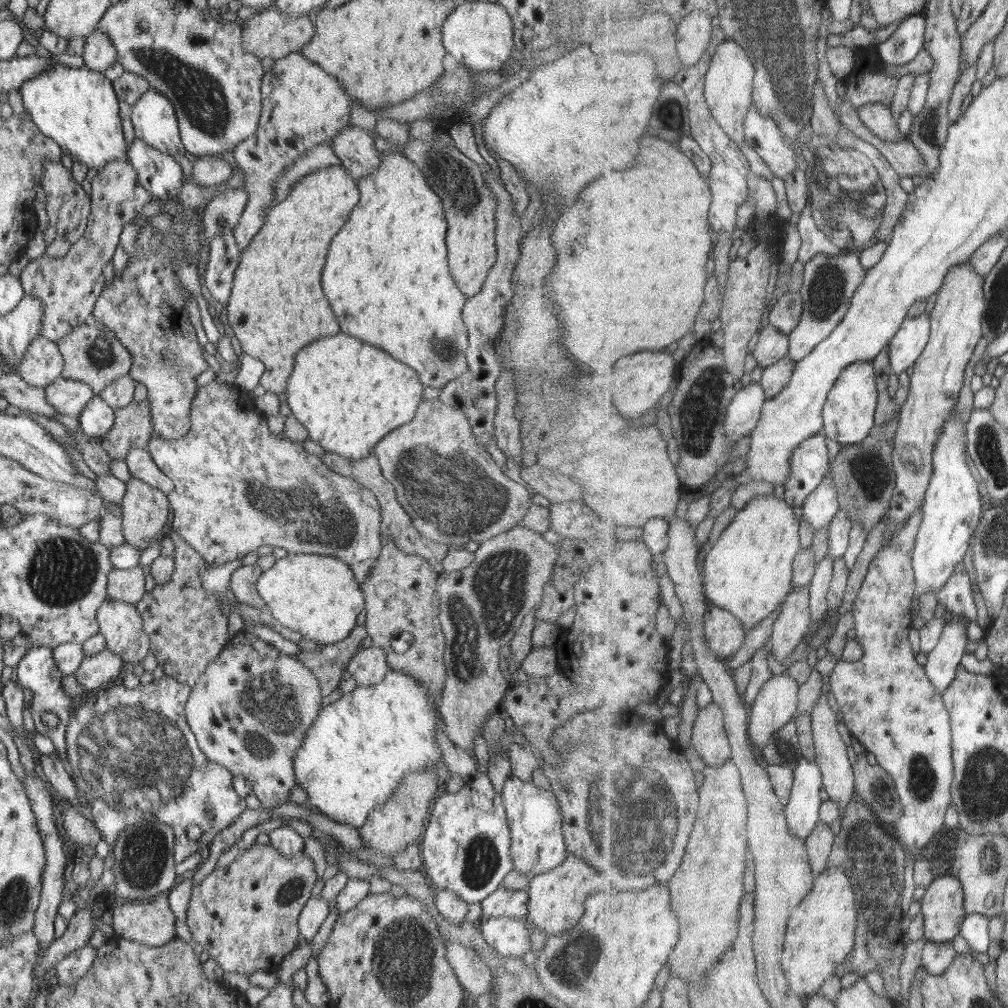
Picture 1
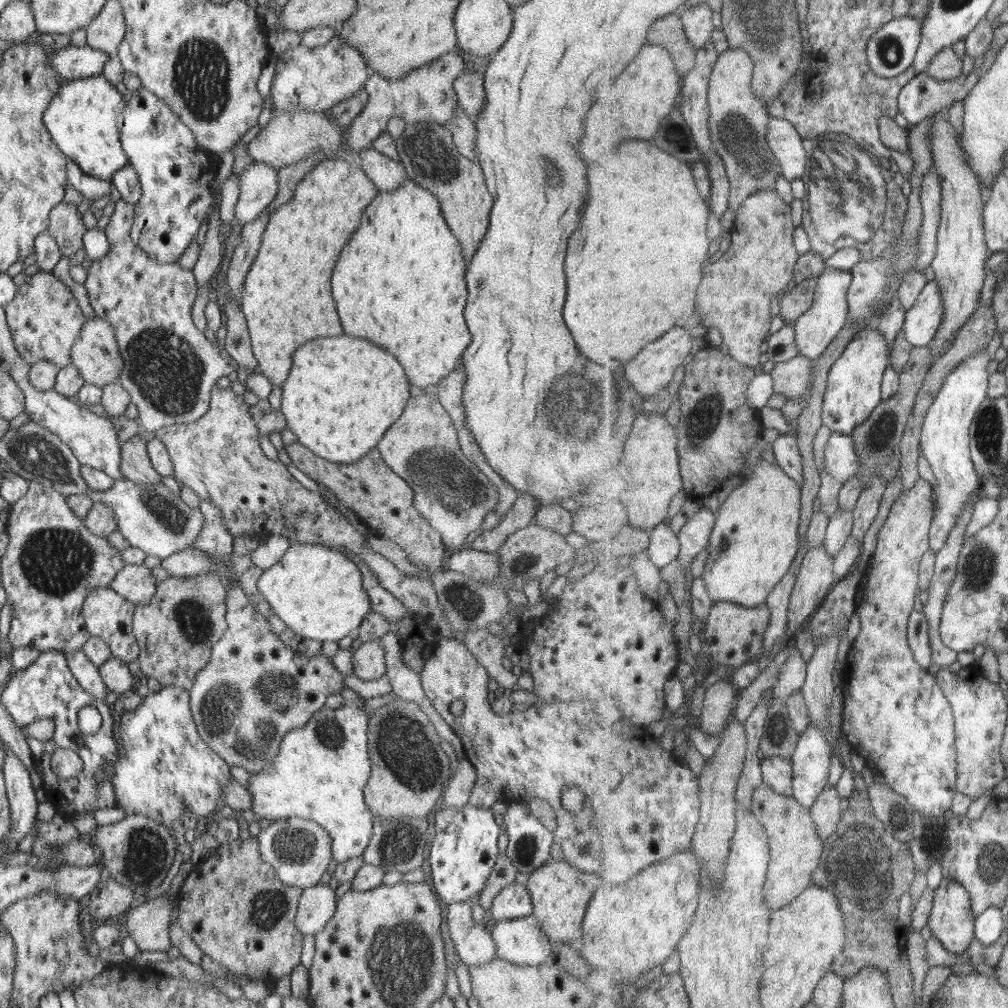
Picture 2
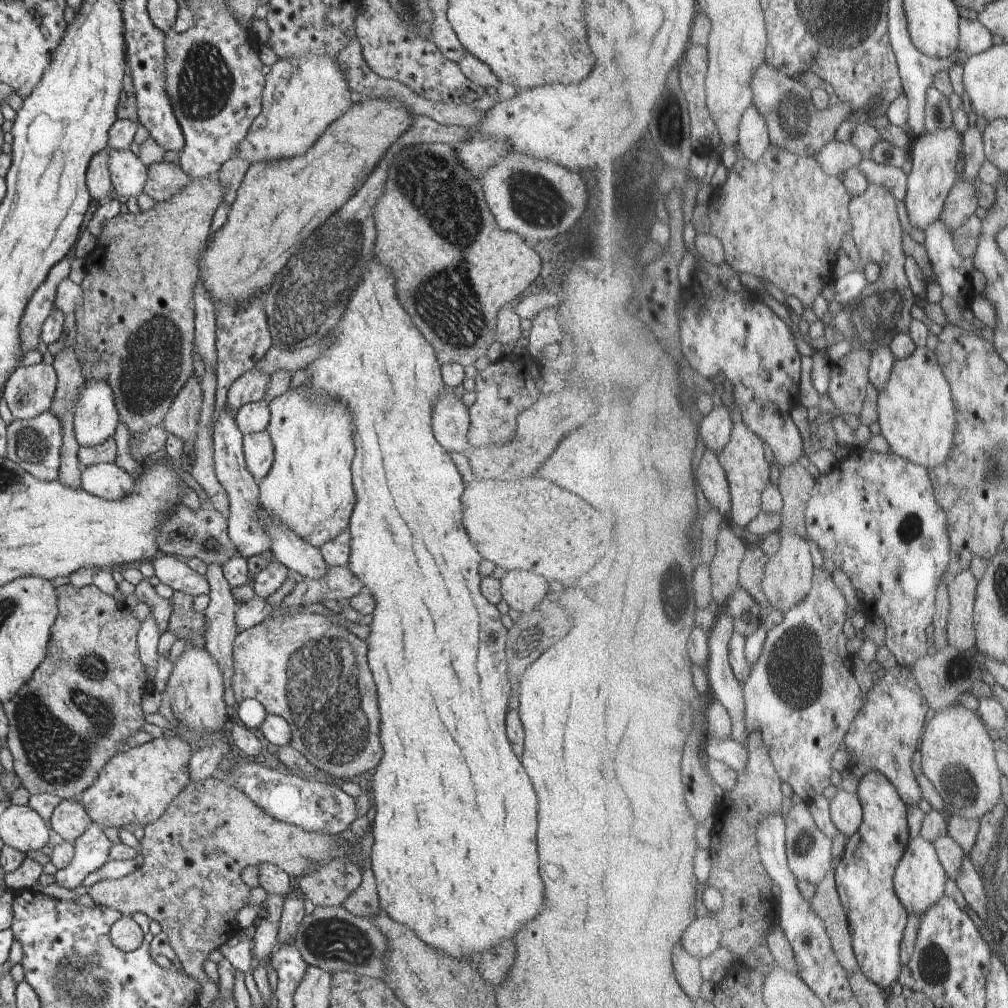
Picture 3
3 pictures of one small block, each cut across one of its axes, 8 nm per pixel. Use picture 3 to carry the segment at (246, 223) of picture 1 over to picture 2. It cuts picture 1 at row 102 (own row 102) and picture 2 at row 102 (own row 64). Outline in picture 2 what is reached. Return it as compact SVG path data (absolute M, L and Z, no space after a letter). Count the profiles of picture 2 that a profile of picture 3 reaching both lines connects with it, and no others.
M338 31L323 46L306 48L299 44L277 56L270 85L270 100L273 105L271 112L324 112L364 88L365 81L372 73L365 65L365 59L340 40Z

